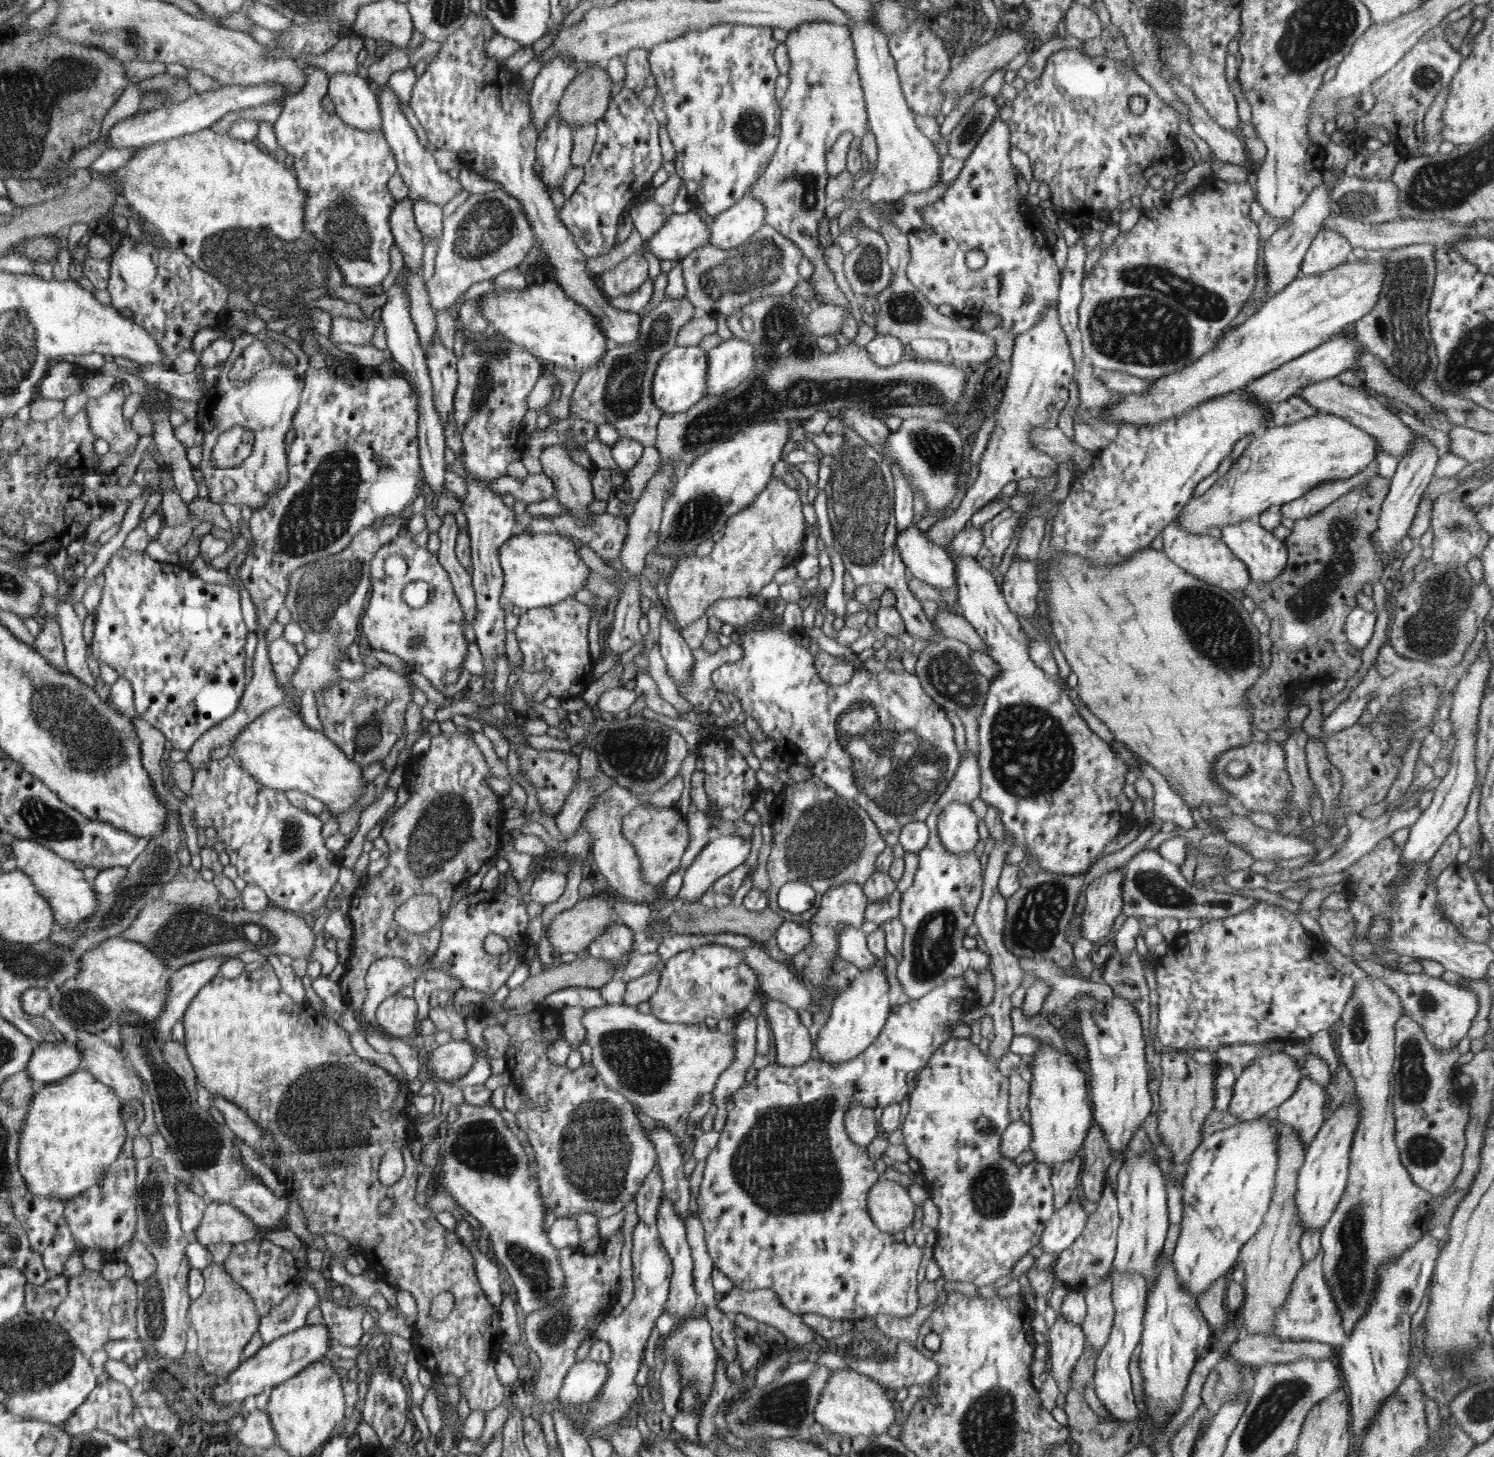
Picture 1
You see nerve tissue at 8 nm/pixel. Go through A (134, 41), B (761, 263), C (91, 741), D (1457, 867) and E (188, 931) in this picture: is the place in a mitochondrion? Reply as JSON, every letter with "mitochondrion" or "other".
{"A":"mitochondrion","B":"mitochondrion","C":"mitochondrion","D":"other","E":"mitochondrion"}

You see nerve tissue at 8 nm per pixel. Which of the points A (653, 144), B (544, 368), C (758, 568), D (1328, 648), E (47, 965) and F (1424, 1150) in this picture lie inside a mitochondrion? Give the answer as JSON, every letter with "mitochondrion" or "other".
{"A":"other","B":"other","C":"other","D":"other","E":"mitochondrion","F":"mitochondrion"}

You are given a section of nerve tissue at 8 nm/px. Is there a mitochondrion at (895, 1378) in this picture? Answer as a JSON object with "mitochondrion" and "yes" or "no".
{"mitochondrion":"no"}

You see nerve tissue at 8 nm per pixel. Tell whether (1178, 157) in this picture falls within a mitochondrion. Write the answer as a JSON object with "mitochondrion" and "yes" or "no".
{"mitochondrion":"no"}

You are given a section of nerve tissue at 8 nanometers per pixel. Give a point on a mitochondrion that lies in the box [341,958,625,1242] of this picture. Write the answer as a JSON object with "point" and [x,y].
{"point":[480,1147]}

